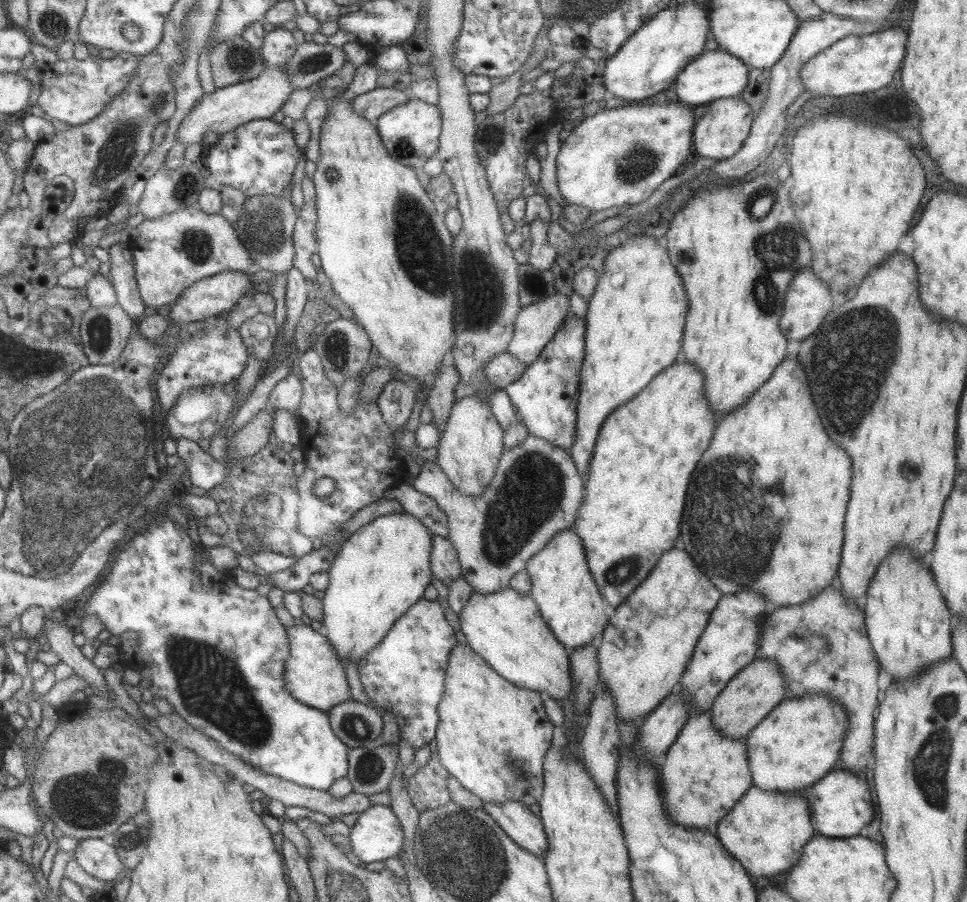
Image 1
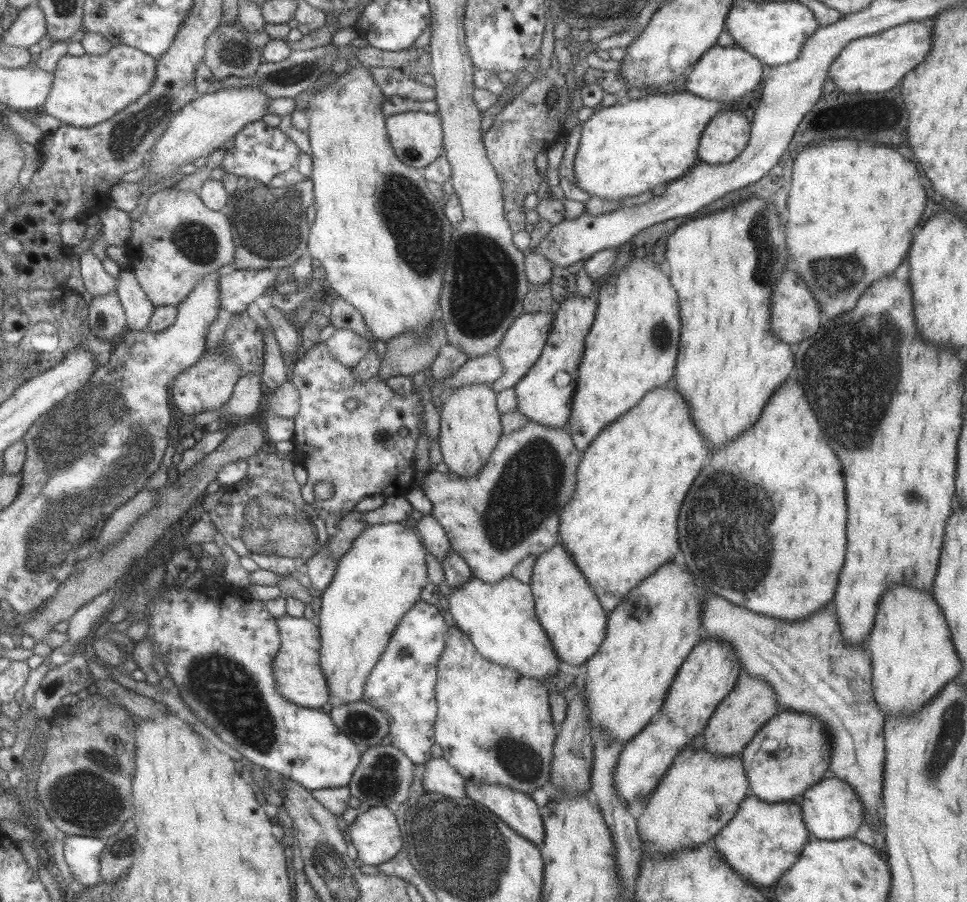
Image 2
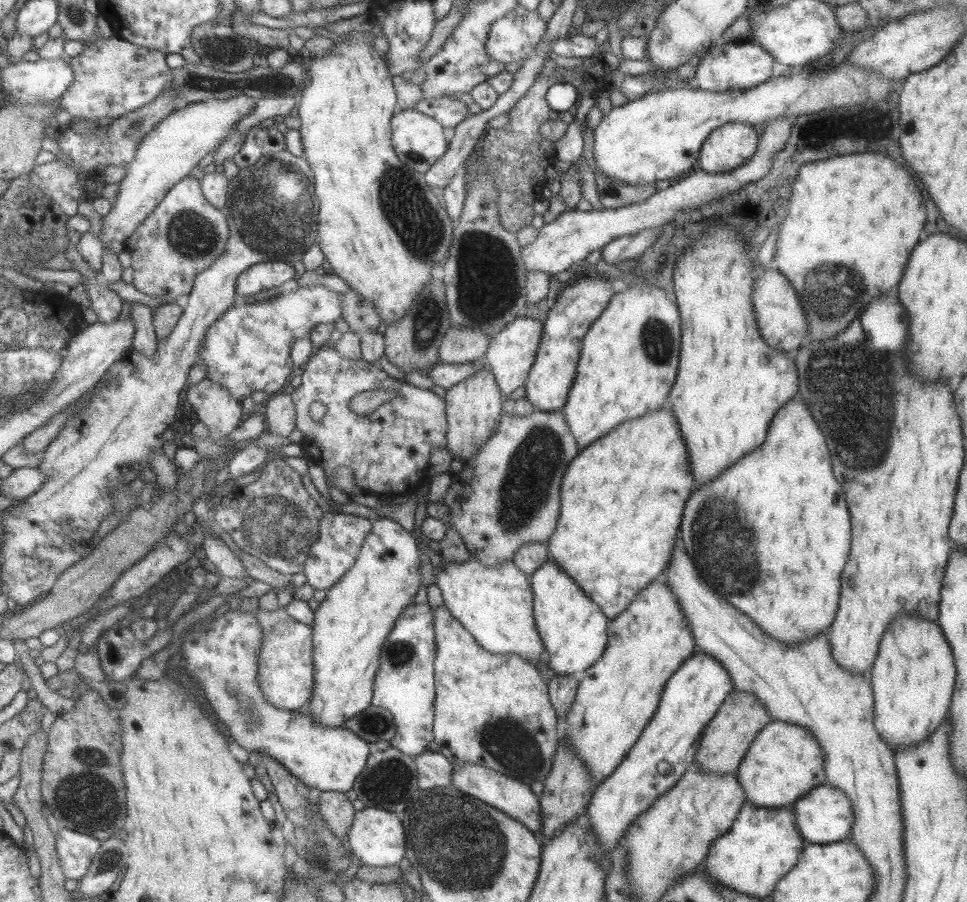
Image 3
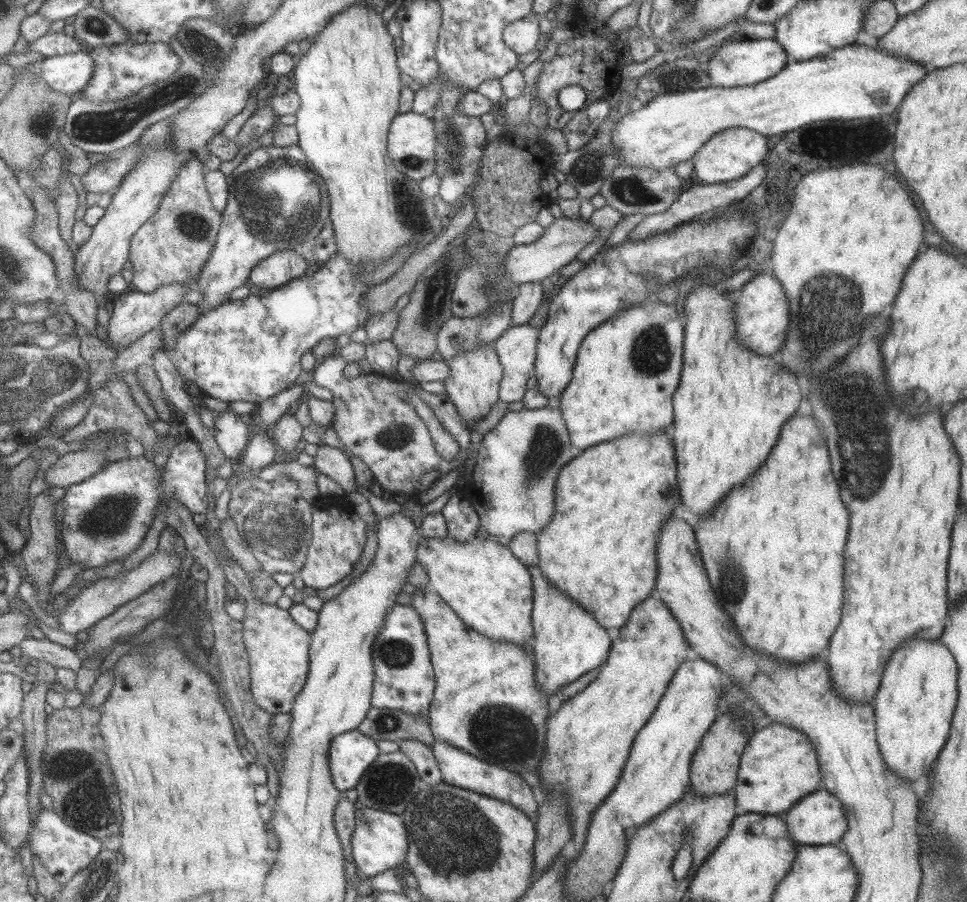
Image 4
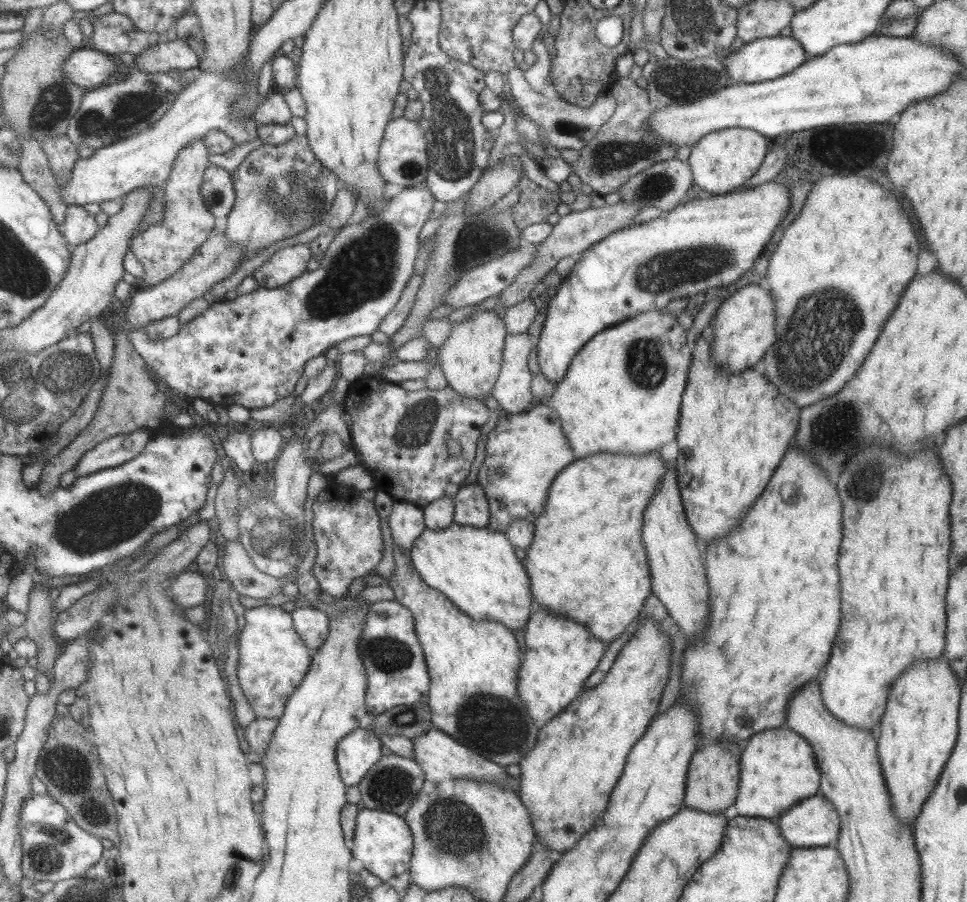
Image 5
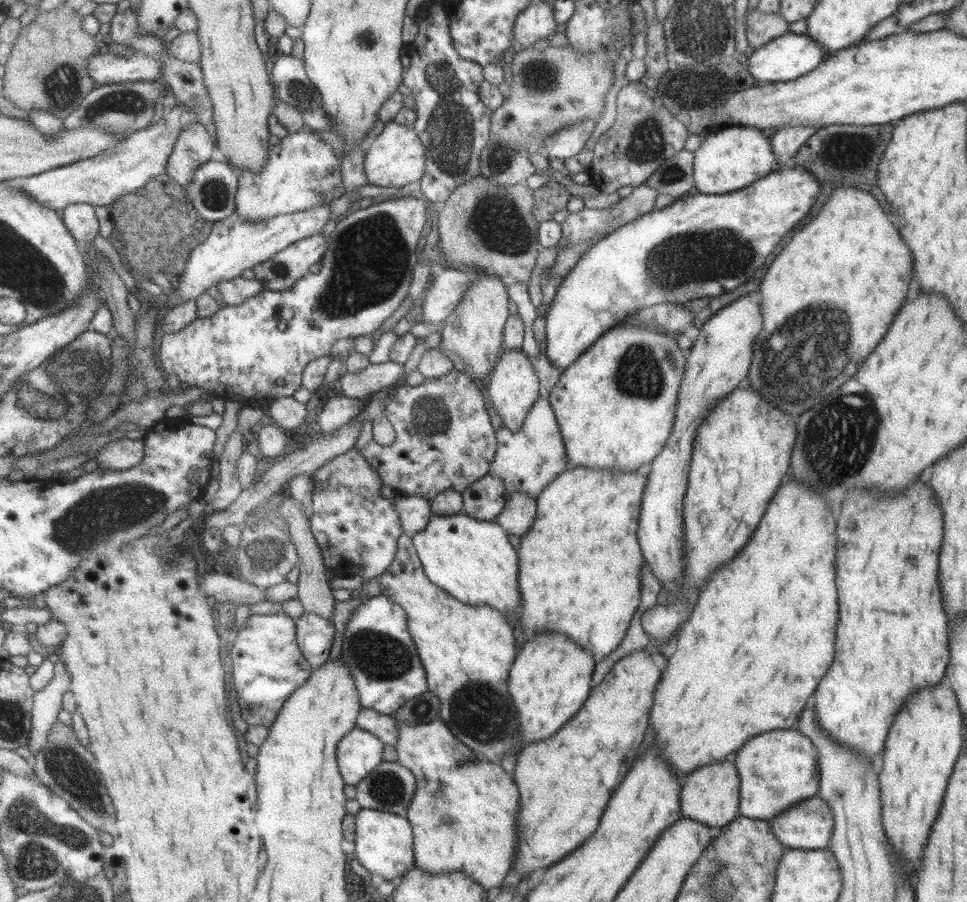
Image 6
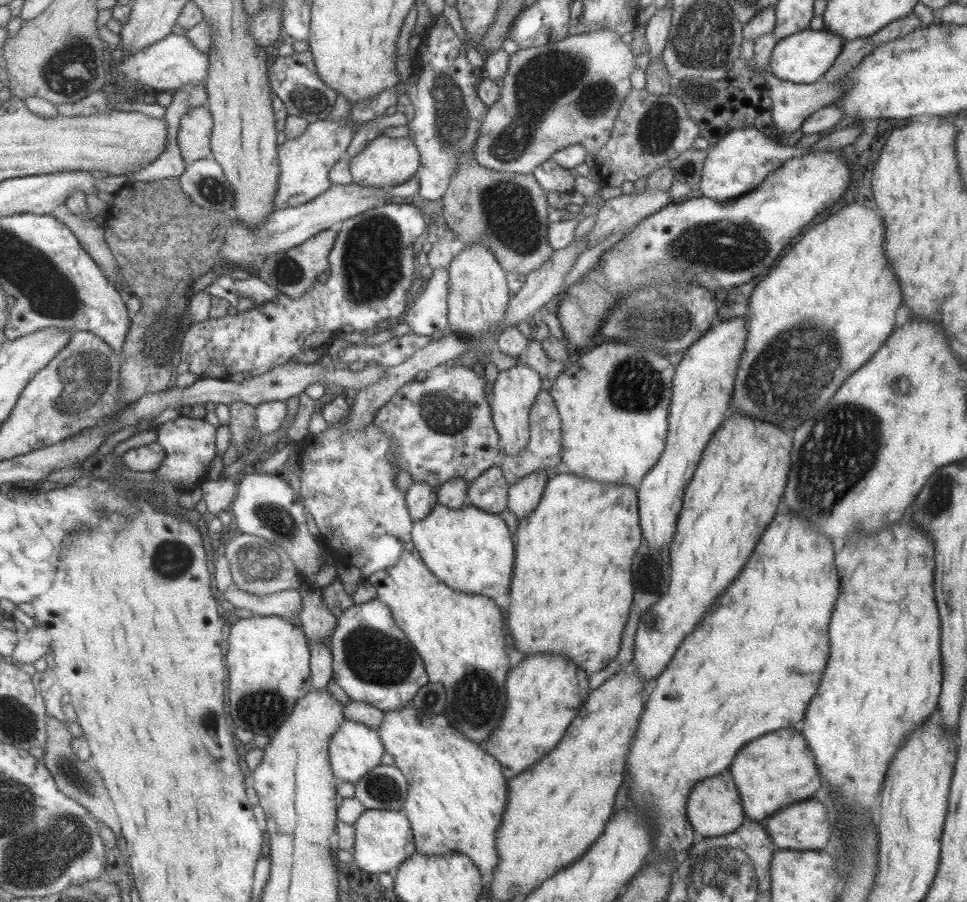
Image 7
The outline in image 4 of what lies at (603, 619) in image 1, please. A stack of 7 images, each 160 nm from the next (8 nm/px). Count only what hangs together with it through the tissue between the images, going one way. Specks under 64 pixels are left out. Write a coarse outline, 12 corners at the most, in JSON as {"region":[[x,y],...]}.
{"region":[[532,584],[535,688],[555,691],[604,664],[611,640],[582,606]]}

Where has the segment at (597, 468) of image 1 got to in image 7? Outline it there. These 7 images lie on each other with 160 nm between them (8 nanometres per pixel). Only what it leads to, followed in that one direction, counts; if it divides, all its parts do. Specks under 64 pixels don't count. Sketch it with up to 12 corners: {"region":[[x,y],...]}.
{"region":[[557,470],[518,520],[513,646],[620,647],[636,489]]}

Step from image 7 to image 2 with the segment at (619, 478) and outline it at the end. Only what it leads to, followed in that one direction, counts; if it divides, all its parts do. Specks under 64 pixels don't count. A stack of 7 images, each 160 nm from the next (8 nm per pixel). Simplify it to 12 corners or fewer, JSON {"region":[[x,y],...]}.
{"region":[[631,259],[598,288],[566,429],[580,453],[673,381],[680,308]]}

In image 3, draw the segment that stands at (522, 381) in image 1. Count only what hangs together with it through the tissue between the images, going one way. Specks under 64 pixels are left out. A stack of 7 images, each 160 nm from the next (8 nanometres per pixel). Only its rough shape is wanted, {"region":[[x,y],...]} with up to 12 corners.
{"region":[[582,277],[551,303],[524,384],[562,410],[583,337],[614,293]]}

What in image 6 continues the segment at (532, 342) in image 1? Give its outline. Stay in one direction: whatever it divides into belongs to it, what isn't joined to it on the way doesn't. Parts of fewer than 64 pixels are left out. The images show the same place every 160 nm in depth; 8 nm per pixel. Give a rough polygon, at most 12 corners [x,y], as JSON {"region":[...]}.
{"region":[[504,348],[486,388],[501,426],[519,430],[540,397],[531,359]]}

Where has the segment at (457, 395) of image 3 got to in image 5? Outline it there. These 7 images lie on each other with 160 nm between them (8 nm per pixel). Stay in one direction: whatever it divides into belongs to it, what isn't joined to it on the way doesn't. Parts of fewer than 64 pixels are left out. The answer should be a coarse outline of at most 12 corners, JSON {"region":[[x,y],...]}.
{"region":[[485,307],[454,323],[436,357],[446,384],[483,401],[506,334]]}

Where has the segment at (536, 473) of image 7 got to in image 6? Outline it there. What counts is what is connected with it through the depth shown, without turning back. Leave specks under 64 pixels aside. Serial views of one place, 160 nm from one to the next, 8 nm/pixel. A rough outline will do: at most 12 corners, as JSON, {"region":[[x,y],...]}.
{"region":[[515,492],[504,502],[497,524],[520,538],[529,530],[536,499]]}

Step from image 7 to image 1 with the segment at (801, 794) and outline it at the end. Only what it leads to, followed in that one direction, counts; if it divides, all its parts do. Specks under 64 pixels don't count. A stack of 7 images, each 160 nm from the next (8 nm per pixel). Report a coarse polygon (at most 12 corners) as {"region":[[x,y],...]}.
{"region":[[787,696],[744,737],[752,785],[815,784],[839,758],[846,710]]}

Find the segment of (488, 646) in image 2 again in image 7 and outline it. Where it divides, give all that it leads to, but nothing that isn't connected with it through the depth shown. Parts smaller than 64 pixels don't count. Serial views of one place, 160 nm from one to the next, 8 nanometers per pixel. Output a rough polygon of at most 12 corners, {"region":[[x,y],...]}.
{"region":[[437,503],[412,522],[425,567],[507,598],[514,544],[497,514]]}

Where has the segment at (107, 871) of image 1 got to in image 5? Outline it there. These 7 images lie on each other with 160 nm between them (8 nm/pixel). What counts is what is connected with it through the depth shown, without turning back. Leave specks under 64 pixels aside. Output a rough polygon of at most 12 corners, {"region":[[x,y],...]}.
{"region":[[48,792],[26,798],[23,870],[85,877],[101,844]]}

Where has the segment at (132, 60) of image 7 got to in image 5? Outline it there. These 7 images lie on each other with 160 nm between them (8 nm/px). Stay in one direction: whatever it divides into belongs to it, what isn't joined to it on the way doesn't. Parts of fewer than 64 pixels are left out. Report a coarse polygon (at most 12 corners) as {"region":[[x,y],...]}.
{"region":[[86,44],[64,68],[69,81],[89,90],[119,72],[116,57]]}

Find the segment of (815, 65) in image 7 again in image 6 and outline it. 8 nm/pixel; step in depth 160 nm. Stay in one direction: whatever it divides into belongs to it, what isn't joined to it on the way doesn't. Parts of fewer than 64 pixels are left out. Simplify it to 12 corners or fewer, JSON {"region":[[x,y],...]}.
{"region":[[789,30],[748,51],[757,84],[791,82],[829,52]]}

